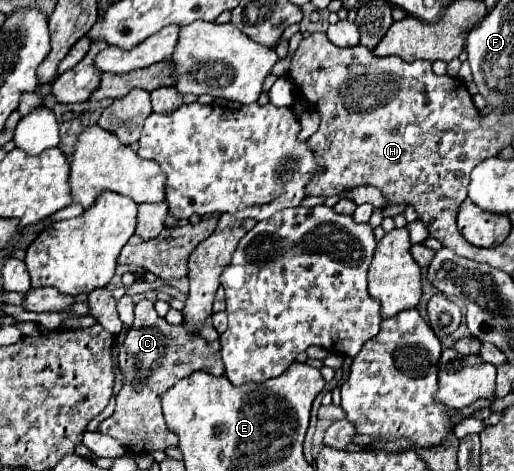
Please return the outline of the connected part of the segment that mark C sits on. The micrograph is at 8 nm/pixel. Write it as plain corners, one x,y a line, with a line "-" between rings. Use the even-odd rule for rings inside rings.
141,300
135,306
135,324
119,350
119,366
125,374
125,386
117,394
115,412
101,422
99,432
117,438
135,454
177,446
177,434
165,426
161,412
161,396
165,390
197,370
205,370
213,376
225,374
219,340
207,342
199,334
187,332
183,326
171,326
165,318
157,316
151,300

